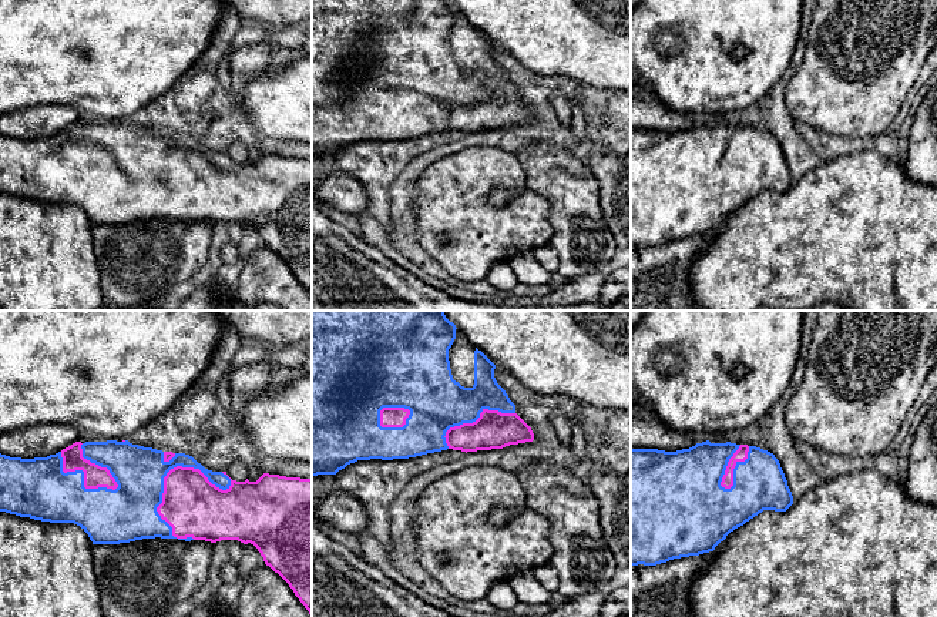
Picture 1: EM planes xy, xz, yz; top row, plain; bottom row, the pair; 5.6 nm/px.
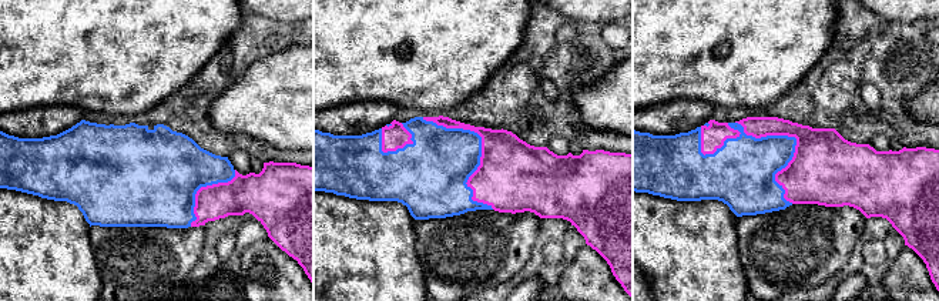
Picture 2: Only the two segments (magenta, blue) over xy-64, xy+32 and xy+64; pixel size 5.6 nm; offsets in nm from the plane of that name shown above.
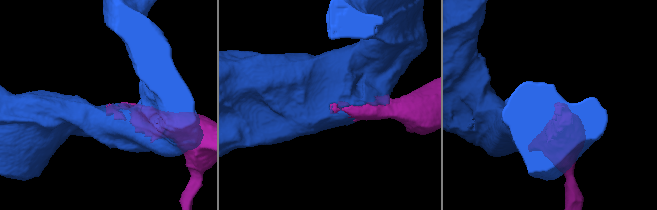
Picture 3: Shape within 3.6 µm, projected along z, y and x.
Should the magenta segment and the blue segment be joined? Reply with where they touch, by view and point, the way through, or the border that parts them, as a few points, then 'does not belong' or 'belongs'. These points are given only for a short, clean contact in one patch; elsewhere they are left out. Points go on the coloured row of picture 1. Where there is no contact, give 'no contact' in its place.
contact xy (182, 468); belongs

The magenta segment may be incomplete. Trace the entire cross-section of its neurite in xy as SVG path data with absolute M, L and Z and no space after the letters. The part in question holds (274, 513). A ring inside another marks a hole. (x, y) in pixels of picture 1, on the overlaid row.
M128 440L117 442L75 442L56 455L47 457L21 459L0 453L0 512L30 517L50 523L74 523L90 537L93 544L120 544L142 539L178 539L178 540L205 540L216 543L221 540L238 540L244 544L253 544L266 566L278 573L293 590L295 596L312 616L312 479L286 477L263 473L256 482L232 480L226 472L212 472L205 469L192 456L185 453L162 452L152 447L132 445Z

